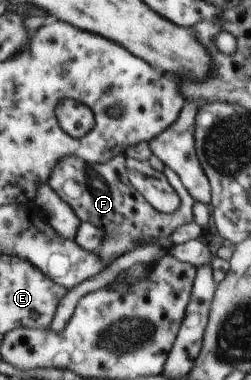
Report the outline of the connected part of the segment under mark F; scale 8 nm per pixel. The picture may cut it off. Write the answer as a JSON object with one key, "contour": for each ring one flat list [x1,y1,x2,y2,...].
{"contour":[[74,156,62,158,51,169,46,183,69,205,79,222,91,223,103,230,104,234,126,234,132,239,141,237,159,240,167,238,177,227,192,221,192,206,195,202,171,169,164,168,162,173,178,196,179,204,173,211,159,212,128,183,124,173,124,159,124,156,116,156,103,164,87,164]]}

